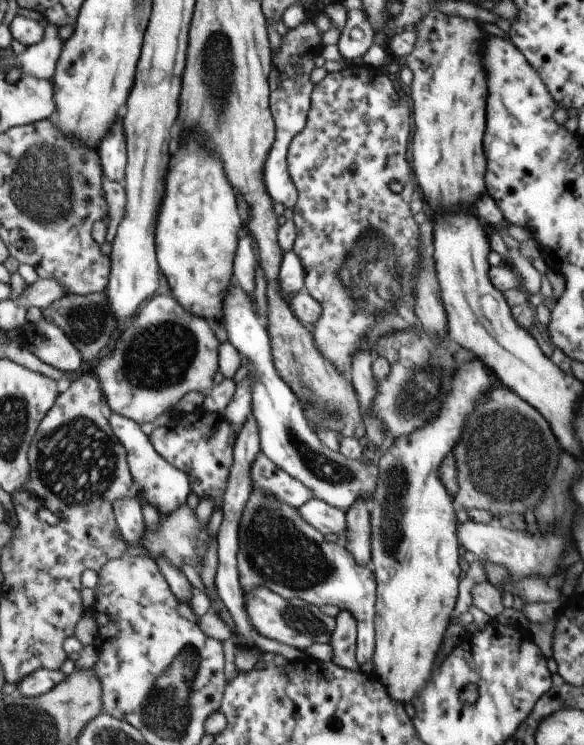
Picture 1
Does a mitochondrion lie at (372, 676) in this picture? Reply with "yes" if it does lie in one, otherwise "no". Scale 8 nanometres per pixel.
no

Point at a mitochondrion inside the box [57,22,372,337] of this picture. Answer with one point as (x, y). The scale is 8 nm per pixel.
(217, 73)

